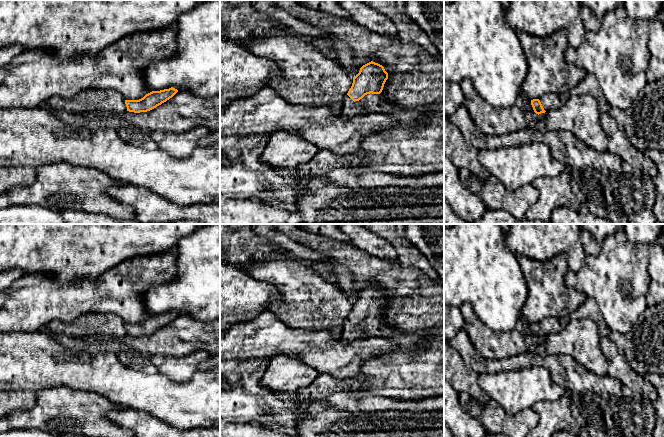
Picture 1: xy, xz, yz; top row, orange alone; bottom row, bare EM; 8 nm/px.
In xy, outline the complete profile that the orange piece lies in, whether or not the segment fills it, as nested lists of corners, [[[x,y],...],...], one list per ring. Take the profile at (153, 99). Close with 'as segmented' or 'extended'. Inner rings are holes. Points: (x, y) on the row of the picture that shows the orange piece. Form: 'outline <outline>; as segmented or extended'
outline [[[171,87],[160,91],[152,91],[139,100],[125,100],[127,111],[140,113],[150,111],[172,98],[178,92]]]; as segmented

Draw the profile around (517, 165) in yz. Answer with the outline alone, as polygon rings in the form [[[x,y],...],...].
[[[541,142],[481,149],[478,159],[508,191],[516,191],[540,177],[556,177],[566,166],[552,156],[547,143]]]

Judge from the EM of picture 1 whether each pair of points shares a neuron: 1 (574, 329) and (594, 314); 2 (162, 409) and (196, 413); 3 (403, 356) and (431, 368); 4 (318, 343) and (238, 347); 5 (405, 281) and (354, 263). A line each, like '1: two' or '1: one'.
1: two
2: one
3: one
4: one
5: one

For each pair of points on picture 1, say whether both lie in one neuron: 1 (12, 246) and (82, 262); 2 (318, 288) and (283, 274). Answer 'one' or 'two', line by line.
1: one
2: one

